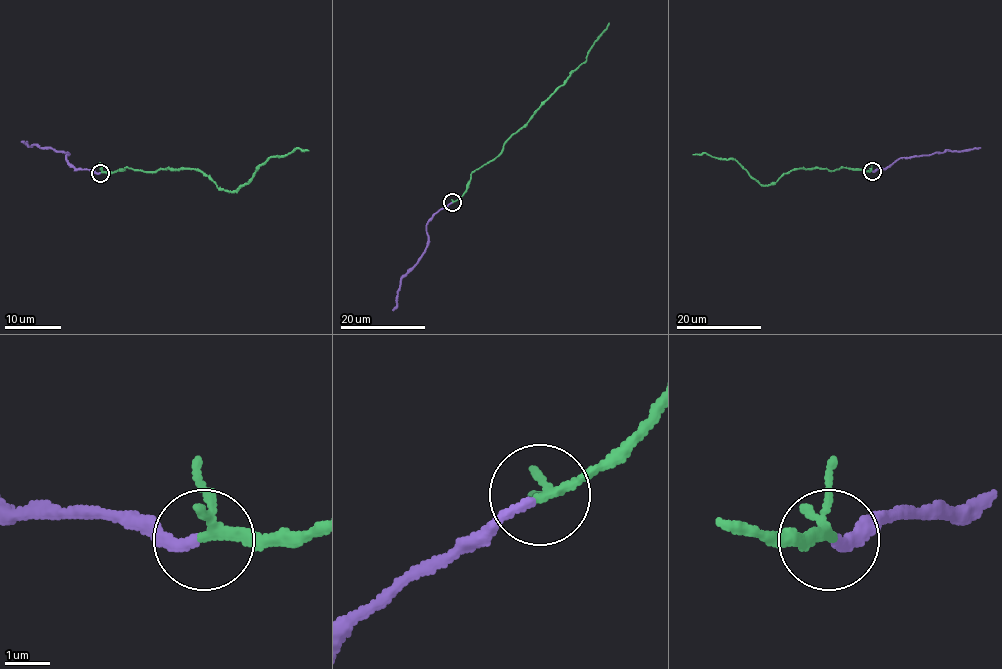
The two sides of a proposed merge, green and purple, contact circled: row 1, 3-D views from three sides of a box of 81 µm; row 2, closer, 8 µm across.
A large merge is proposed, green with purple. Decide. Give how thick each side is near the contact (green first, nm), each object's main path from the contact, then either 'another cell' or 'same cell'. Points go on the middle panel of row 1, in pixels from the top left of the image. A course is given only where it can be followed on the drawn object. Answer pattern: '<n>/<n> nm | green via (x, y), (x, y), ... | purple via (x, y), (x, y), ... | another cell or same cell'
190/240 nm | green via (453, 201), (463, 194), (471, 174), (492, 161), (503, 145), (586, 61), (589, 49), (609, 22) | purple via (451, 203), (441, 208), (427, 225), (426, 251), (401, 279), (397, 304), (392, 310) | same cell

